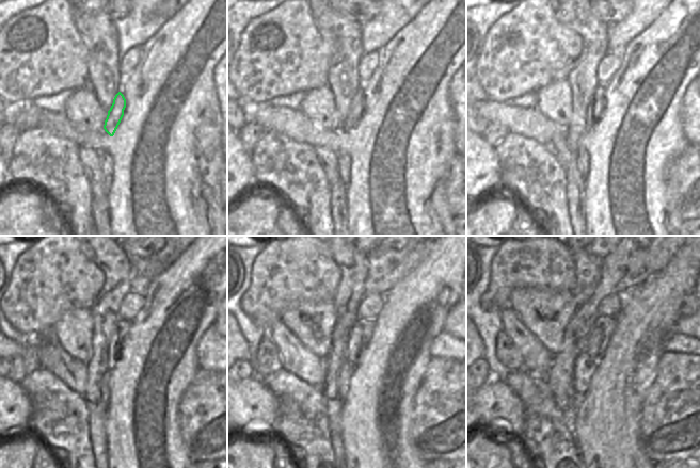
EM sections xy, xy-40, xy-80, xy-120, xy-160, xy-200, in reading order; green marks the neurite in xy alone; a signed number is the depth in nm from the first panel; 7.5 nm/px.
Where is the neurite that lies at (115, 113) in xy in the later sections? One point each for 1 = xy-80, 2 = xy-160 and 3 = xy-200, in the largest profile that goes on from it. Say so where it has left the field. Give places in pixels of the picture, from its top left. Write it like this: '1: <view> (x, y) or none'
1: xy-80 (594, 110)
2: xy-160 (361, 333)
3: xy-200 (598, 339)

